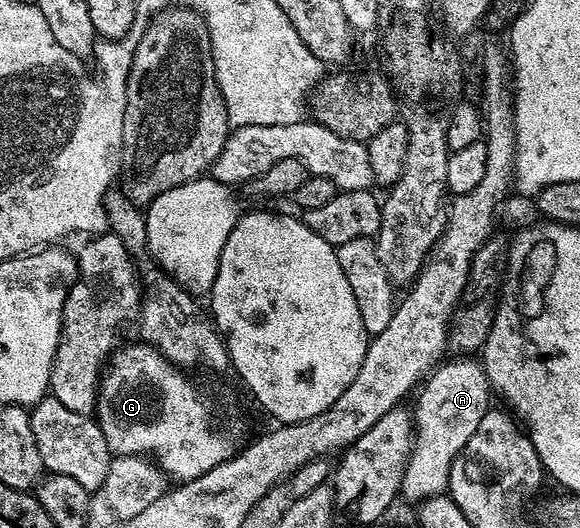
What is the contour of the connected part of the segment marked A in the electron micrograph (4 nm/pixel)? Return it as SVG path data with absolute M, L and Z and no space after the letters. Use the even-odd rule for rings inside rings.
M455 356L452 362L436 365L427 375L418 391L419 399L413 405L413 441L411 454L403 469L399 493L411 504L446 491L453 460L463 445L477 432L477 424L486 416L493 391L482 361L471 356Z

